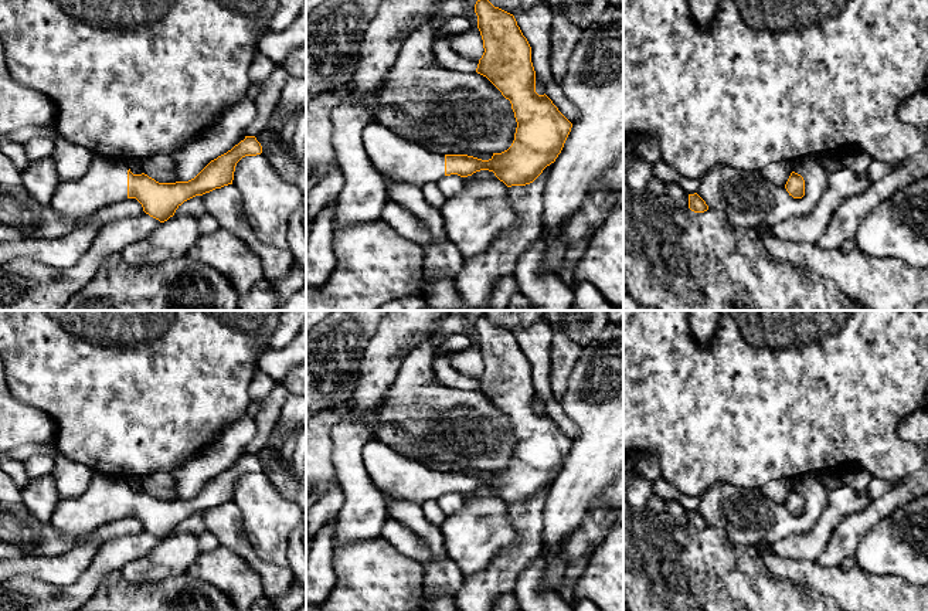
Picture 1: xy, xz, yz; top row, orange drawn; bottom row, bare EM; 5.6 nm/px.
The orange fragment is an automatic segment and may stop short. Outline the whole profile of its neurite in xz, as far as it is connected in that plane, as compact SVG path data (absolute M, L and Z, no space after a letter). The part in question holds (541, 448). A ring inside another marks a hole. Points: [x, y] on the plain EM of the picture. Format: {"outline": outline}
{"outline": "M486 315L475 322L485 370L476 390L486 394L510 418L517 439L511 464L489 478L468 472L421 468L390 445L370 439L363 447L364 466L385 499L400 498L417 505L445 493L493 489L507 505L533 500L555 479L572 441L544 411L536 410L531 364L513 332L494 325Z"}

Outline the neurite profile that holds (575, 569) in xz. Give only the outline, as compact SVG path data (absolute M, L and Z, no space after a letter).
M582 557L570 563L565 568L564 583L557 590L557 594L565 601L572 604L574 600L574 581L584 573L588 559Z

